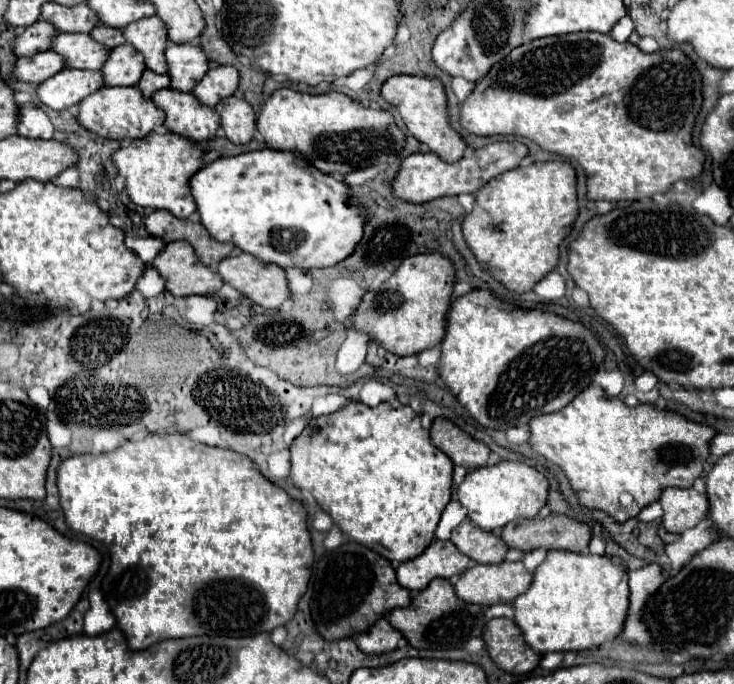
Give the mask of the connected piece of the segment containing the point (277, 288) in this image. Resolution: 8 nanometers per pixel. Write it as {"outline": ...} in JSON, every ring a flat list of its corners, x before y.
{"outline":[[247,253,229,255,215,271,221,275,223,283,235,287,243,297,263,309,279,309,289,297,285,271]]}

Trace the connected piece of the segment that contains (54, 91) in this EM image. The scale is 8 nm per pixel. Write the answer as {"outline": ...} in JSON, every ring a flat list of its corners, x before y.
{"outline":[[63,69,57,75,49,77,37,87,37,99,49,109,61,111,71,105,81,103,87,95,95,93,103,85,99,71,81,71,81,69]]}

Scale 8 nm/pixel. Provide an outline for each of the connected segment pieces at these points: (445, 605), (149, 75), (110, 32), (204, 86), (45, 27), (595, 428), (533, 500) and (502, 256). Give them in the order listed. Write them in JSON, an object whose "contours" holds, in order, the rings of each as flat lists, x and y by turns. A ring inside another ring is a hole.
{"contours":[[[447,579,431,581,421,593,417,593,409,607,393,609,387,615,387,621,403,633,409,645,417,649,451,649,465,643,469,637,479,637,483,631,483,617,479,605,465,603,457,599,453,585],[443,615,443,619,441,619]],[[149,69,143,71,141,81,137,83,137,87,141,89,141,93,143,93,145,99,149,99,155,91,159,91,159,89,163,89,167,85,169,85,169,75,157,75,157,73,149,71]],[[97,25,89,35,91,35,97,43,105,45,107,49,113,49,113,47,125,43,125,39,123,39,123,35,121,35,121,29,111,29,111,27,107,27,107,25]],[[215,65,207,71,207,75,193,87,195,99,201,105,215,107,221,99,231,97,239,85,239,73,235,67,229,65]],[[39,19,15,35,13,53,17,57,31,57,39,51,47,51,51,45,51,39,55,35,57,35,57,31,53,29,53,25]],[[593,383,563,411,539,415,529,423,531,449,563,469,579,505,605,511,617,523,655,503,667,487,691,487,703,473,703,451,707,459,713,435,715,429,687,421,671,411,657,411,653,405,627,407,621,399,607,397],[623,491,633,495,633,503,625,509,619,505,619,493]],[[501,461,473,469,457,487,457,501,469,511,469,519,483,531,499,531,515,519,533,519,547,501,547,479,519,461]],[[547,161,547,163,531,163,529,167,517,167,499,177,491,179,475,199,475,207,467,213,461,231,467,241,467,247,475,255,477,263,483,271,505,285,509,291,525,293,531,291,537,281,541,281,559,259,559,243,571,231,571,225,577,217,577,191,575,191,577,175,573,167,565,161]]]}

